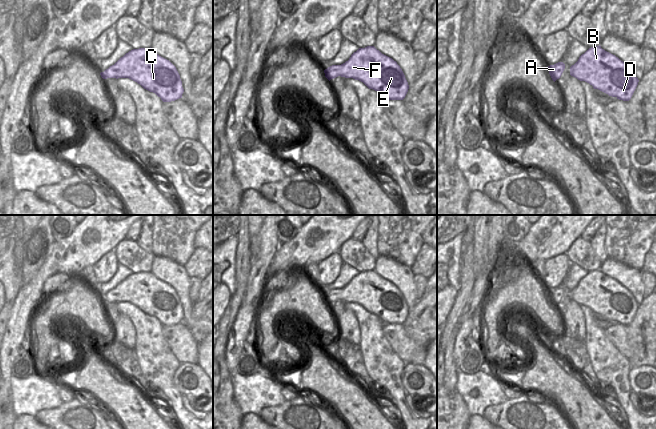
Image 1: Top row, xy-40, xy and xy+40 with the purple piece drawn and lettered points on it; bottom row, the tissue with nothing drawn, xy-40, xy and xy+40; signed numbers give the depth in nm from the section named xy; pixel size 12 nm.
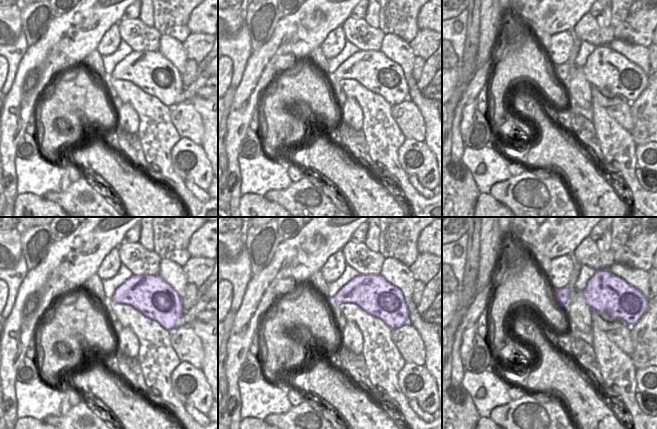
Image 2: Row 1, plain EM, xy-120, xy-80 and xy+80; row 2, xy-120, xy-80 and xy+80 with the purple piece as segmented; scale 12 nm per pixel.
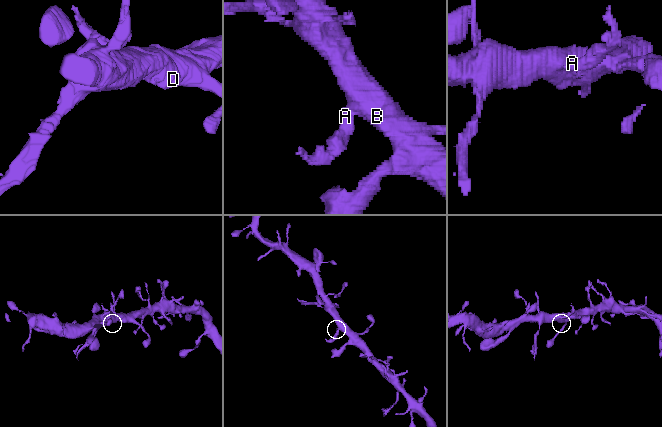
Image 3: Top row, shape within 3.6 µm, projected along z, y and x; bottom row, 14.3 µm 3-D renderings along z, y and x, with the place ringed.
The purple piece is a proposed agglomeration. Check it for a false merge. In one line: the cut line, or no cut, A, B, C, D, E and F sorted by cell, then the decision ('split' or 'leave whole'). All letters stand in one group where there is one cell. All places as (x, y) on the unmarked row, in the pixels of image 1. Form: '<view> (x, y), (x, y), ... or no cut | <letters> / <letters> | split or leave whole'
no cut | A B C D E F | leave whole

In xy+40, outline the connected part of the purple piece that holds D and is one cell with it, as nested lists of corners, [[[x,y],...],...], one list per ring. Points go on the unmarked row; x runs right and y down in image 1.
[[[593,270],[570,291],[570,299],[609,320],[629,325],[638,309],[633,295],[601,270]]]

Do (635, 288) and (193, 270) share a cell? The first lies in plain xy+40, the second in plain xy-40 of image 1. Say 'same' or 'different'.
different

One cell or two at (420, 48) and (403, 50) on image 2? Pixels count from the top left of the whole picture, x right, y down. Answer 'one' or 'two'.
two

